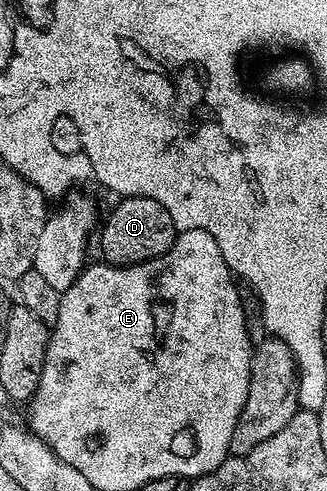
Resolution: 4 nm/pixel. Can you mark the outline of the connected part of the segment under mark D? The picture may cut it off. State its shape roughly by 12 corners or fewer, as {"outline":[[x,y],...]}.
{"outline":[[152,198],[117,201],[101,225],[116,268],[165,254],[180,229]]}

